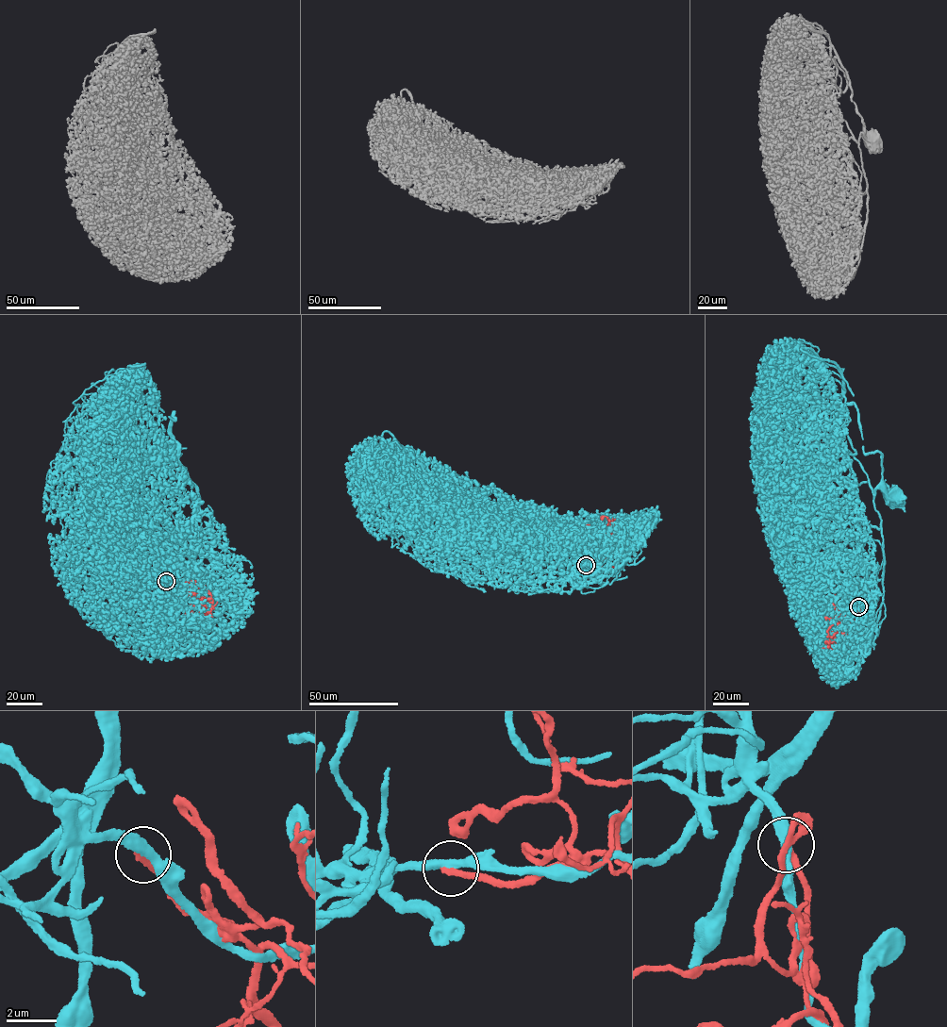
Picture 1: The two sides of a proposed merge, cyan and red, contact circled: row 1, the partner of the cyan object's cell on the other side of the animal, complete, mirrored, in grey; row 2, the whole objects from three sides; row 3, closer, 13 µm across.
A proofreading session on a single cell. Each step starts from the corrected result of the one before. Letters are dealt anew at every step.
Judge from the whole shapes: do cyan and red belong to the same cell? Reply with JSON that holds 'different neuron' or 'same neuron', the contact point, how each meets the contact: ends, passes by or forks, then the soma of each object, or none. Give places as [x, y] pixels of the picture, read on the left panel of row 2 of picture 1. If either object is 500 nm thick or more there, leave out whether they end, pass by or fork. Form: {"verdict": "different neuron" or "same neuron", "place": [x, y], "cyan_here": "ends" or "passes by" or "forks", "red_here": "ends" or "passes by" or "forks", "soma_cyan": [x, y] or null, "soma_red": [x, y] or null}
{"verdict": "different neuron", "place": [166, 581], "cyan_here": "passes by", "red_here": "ends", "soma_cyan": [166, 455], "soma_red": null}

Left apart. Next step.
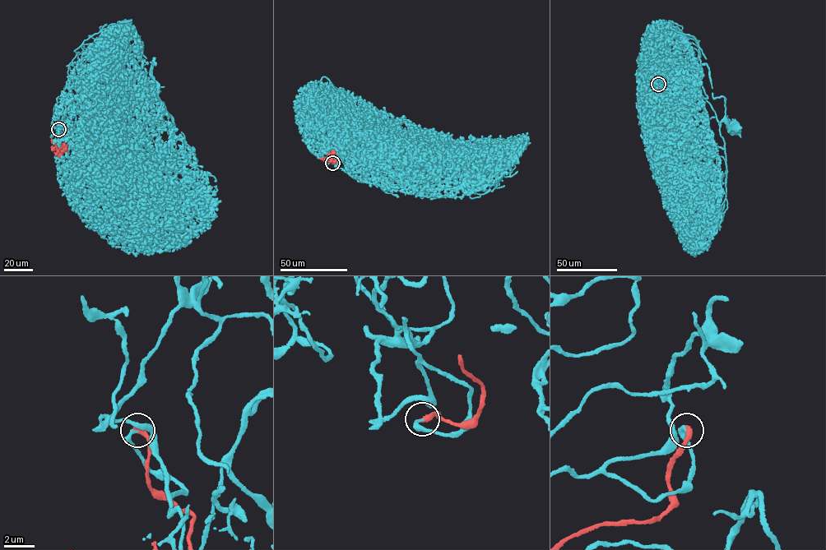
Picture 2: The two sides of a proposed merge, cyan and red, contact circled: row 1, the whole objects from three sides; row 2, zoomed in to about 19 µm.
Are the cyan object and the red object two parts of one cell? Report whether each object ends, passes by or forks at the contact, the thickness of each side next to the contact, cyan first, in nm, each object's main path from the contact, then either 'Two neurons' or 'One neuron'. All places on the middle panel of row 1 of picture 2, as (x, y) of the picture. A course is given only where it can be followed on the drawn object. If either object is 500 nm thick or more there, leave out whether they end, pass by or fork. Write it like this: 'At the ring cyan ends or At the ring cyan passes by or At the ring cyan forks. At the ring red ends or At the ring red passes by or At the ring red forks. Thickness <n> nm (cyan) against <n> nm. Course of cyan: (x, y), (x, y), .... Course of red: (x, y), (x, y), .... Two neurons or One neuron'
At the ring cyan passes by. At the ring red ends. Thickness 180 nm (cyan) against 360 nm. Course of cyan: (332, 163), (328, 162), (331, 153), (376, 163), (401, 158), (425, 134), (433, 151). Course of red: (332, 163), (337, 162), (336, 157), (320, 159). One neuron

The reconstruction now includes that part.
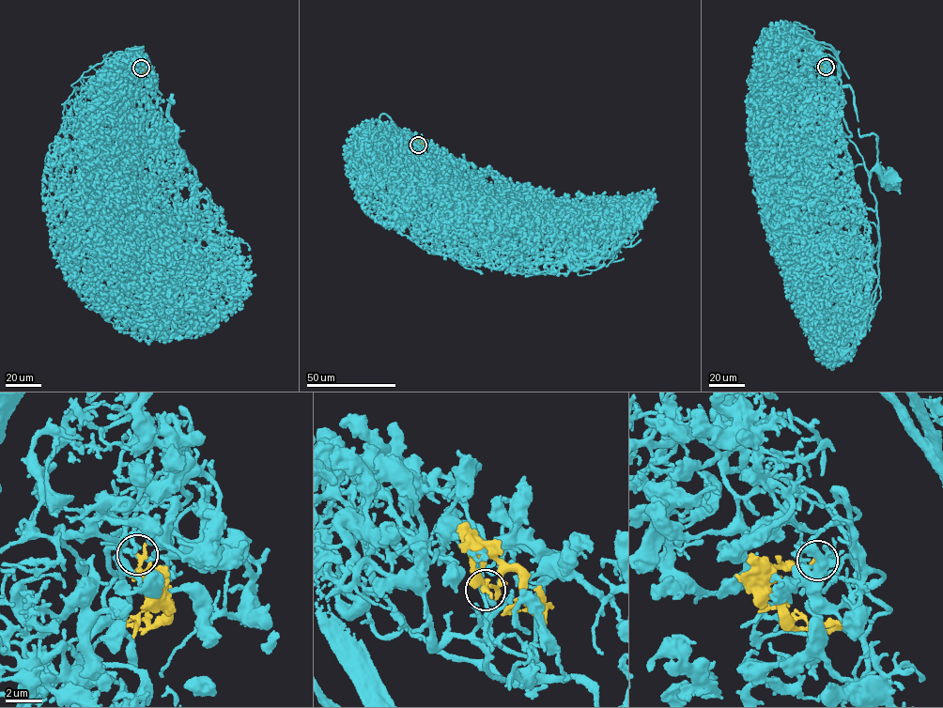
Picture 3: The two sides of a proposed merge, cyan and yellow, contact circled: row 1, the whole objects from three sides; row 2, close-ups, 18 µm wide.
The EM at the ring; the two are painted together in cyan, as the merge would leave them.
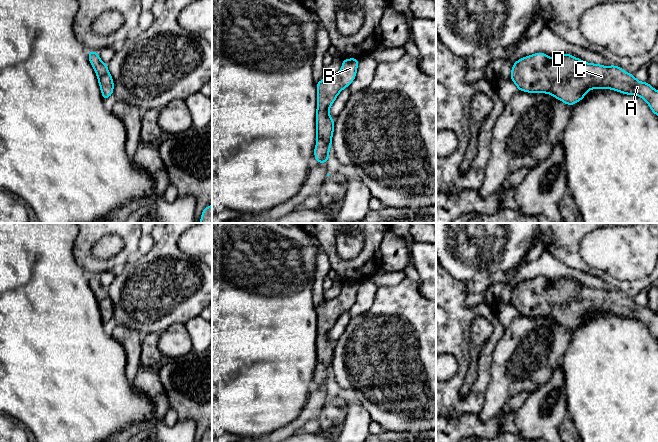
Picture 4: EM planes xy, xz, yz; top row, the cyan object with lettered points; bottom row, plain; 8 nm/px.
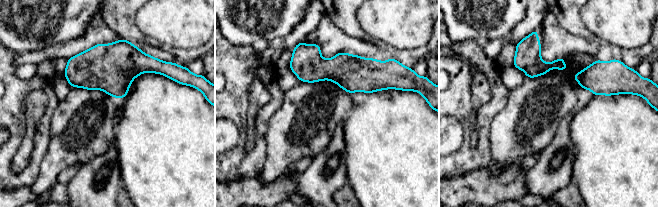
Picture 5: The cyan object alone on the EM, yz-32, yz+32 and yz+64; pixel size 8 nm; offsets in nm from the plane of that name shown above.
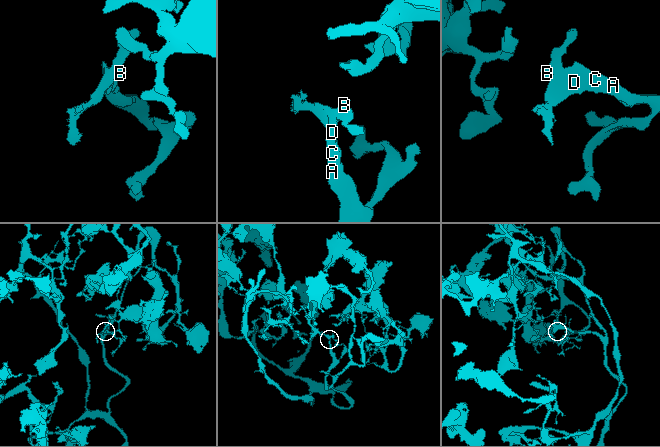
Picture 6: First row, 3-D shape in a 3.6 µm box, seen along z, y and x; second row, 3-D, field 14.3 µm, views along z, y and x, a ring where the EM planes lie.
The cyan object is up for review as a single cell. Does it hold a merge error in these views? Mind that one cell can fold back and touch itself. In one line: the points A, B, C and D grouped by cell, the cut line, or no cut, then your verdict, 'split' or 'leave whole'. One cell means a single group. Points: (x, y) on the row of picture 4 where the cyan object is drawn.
A B C D; no cut; leave whole

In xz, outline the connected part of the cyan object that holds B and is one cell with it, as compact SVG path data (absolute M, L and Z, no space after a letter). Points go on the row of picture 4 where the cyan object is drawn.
M350 58L342 60L340 71L331 76L325 76L316 83L317 88L317 110L316 110L316 136L317 141L314 156L318 162L327 163L329 150L332 145L335 120L329 114L329 109L336 100L338 94L350 84L356 77L357 67L360 59Z

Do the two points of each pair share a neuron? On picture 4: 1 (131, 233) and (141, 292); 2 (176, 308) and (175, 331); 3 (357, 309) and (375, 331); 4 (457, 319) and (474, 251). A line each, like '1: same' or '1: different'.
1: different
2: different
3: different
4: different

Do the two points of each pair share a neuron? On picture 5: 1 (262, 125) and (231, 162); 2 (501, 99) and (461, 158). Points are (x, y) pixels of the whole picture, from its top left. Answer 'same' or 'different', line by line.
1: same
2: same

